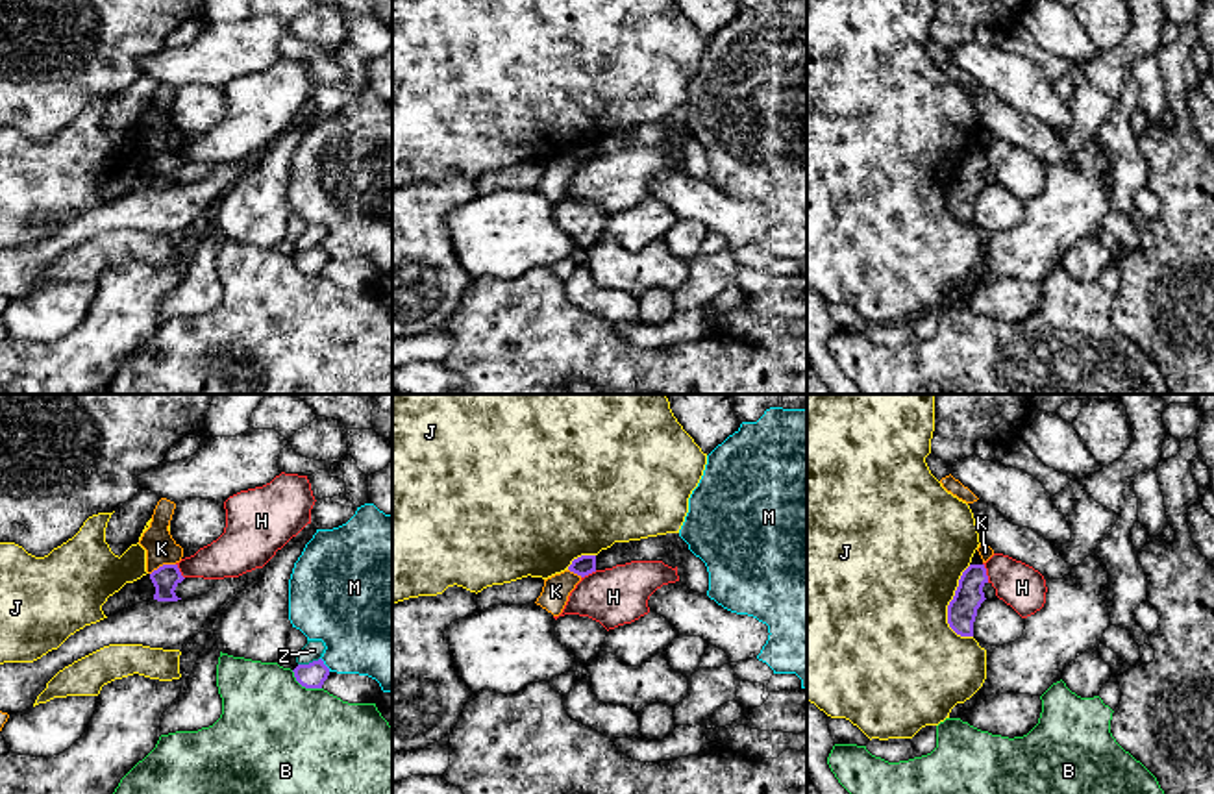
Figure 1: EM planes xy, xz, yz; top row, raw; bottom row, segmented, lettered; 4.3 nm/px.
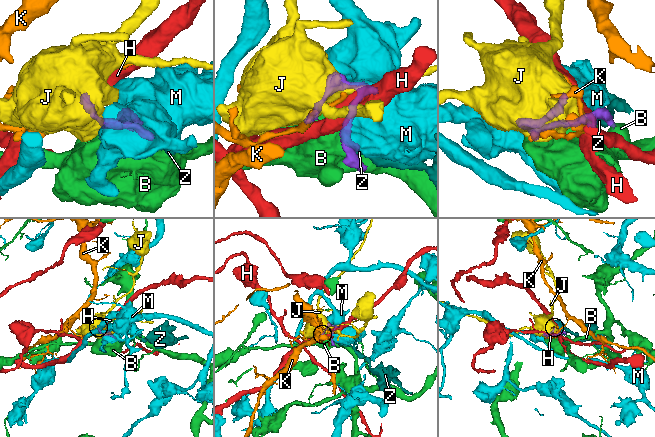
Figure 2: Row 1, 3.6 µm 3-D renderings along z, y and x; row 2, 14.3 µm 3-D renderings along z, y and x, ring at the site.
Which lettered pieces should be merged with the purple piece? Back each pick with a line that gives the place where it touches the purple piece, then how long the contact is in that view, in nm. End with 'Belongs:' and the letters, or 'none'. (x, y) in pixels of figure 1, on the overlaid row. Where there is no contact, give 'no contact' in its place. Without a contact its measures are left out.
Belongs: none

